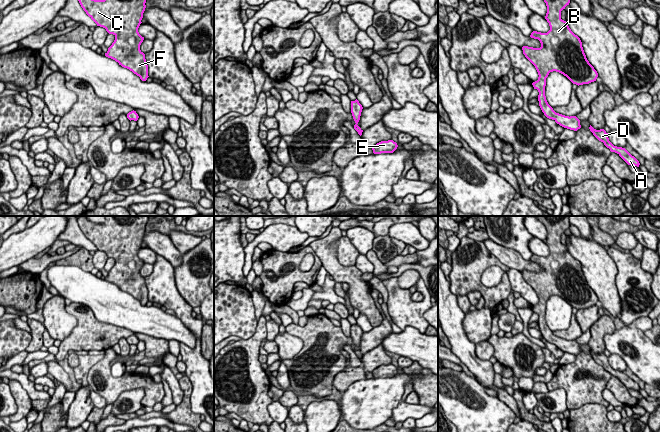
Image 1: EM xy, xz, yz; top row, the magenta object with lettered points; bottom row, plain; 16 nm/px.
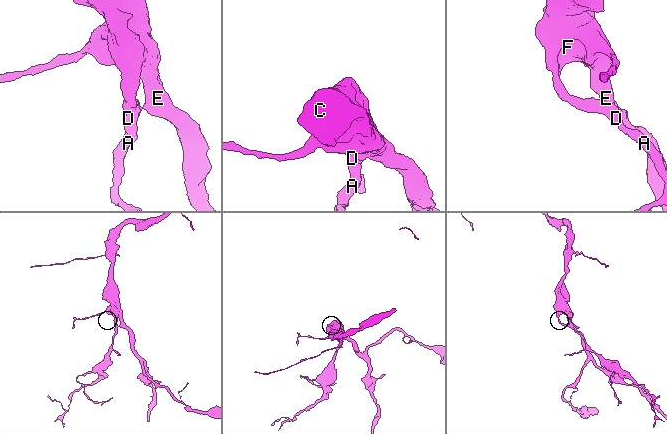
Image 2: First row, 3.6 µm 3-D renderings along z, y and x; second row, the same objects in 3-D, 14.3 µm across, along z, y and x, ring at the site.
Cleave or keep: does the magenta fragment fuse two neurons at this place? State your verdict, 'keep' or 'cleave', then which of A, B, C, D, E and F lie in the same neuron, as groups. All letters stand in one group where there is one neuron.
keep | A B C D E F

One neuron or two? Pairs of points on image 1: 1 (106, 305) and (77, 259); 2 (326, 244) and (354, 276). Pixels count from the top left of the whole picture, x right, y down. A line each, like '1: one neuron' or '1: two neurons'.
1: two neurons
2: one neuron

